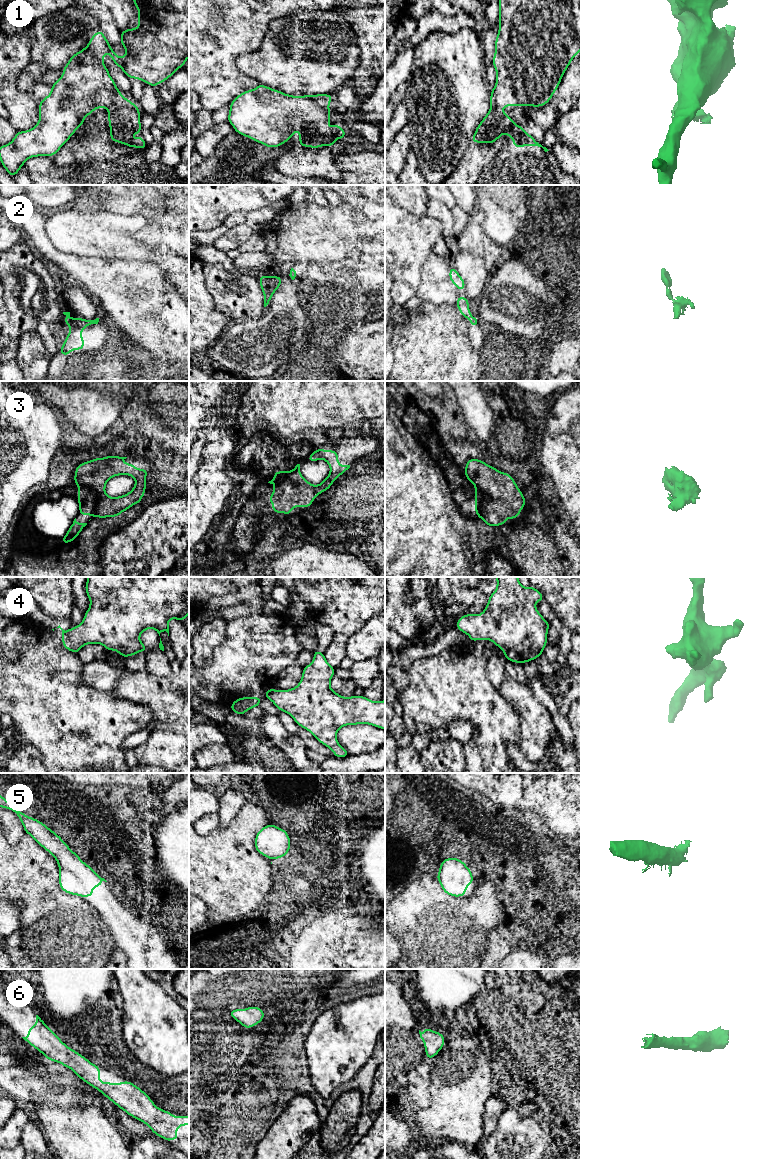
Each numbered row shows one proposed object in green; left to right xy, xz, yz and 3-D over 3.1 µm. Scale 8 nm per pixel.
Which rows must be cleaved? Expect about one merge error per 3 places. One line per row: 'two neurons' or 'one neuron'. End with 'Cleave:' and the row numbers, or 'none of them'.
1: two neurons
2: two neurons
3: two neurons
4: one neuron
5: one neuron
6: one neuron
Cleave: 1, 2, 3

